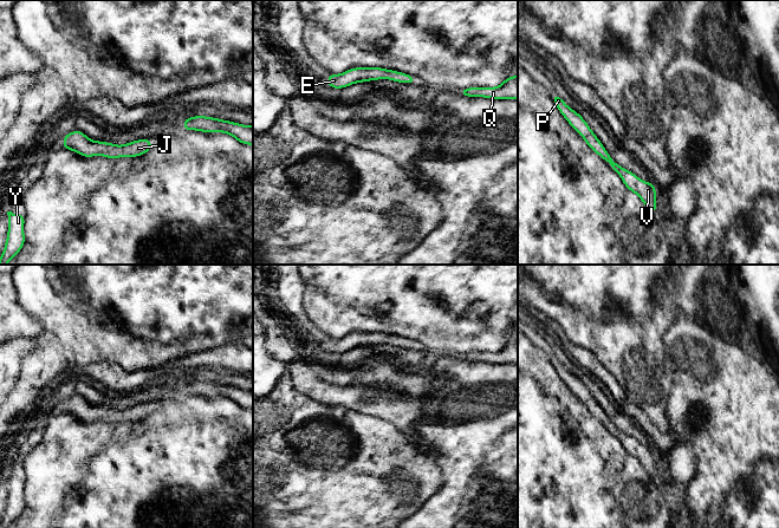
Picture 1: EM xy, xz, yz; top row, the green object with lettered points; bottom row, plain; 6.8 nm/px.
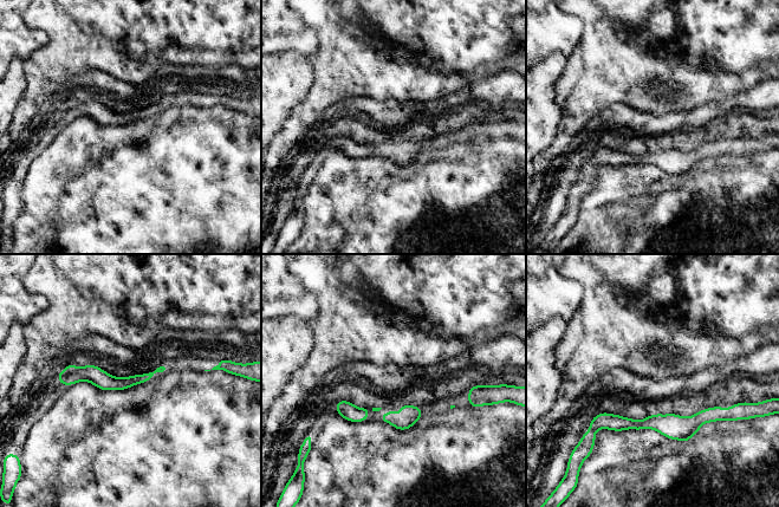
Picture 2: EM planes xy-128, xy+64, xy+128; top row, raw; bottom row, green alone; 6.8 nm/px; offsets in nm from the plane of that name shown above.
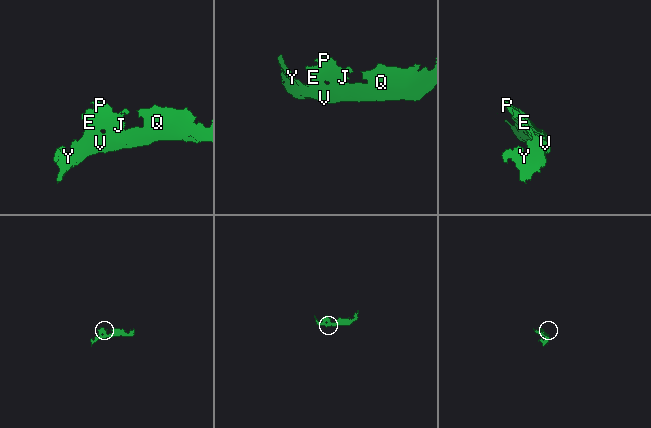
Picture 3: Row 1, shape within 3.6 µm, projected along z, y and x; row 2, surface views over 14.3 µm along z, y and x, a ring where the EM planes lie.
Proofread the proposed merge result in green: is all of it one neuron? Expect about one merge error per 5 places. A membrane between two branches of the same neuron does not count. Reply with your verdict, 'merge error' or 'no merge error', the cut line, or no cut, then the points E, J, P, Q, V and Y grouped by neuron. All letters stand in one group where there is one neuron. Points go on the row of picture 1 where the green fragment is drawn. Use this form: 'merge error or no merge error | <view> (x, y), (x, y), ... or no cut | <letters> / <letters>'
no merge error | no cut | E J P Q V Y

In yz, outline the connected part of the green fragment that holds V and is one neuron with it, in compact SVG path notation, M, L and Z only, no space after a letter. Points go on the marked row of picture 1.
M553 93L551 98L563 117L582 136L590 149L595 154L599 155L604 162L609 162L610 168L619 175L627 189L636 194L650 213L656 214L657 189L655 185L651 182L642 181L634 172L617 164L611 155L606 151L602 142L593 133L588 123L584 120L584 118L570 106L567 106L566 103L558 96L558 93Z

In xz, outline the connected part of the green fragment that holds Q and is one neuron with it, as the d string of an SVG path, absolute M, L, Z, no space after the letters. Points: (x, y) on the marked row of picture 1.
M509 76L496 87L466 87L460 90L461 96L489 99L518 99L518 76Z

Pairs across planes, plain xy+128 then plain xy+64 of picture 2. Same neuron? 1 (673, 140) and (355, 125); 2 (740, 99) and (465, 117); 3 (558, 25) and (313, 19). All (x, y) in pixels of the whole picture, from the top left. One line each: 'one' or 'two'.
1: one
2: two
3: two

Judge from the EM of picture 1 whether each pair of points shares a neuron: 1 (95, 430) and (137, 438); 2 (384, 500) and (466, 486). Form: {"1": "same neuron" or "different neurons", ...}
{"1": "same neuron", "2": "different neurons"}

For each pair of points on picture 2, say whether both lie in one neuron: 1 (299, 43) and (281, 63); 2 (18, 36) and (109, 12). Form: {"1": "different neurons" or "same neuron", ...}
{"1": "different neurons", "2": "different neurons"}

